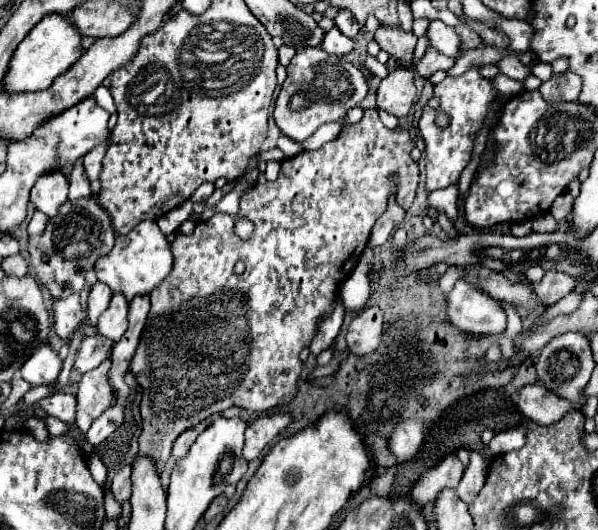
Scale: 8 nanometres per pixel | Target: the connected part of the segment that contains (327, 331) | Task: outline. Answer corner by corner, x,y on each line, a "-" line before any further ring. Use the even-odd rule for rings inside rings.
338,298
336,304
334,304
332,314
330,314
328,318
324,318
324,322
322,322
322,326
320,326
320,330
318,330
318,334
314,336
314,342
310,344
310,352
312,352
314,356
318,356
322,350
326,350
326,348
330,348
330,346
334,344
334,338
336,338
338,332
340,332
342,320
344,320
344,308
342,308
342,302
340,302
340,298

